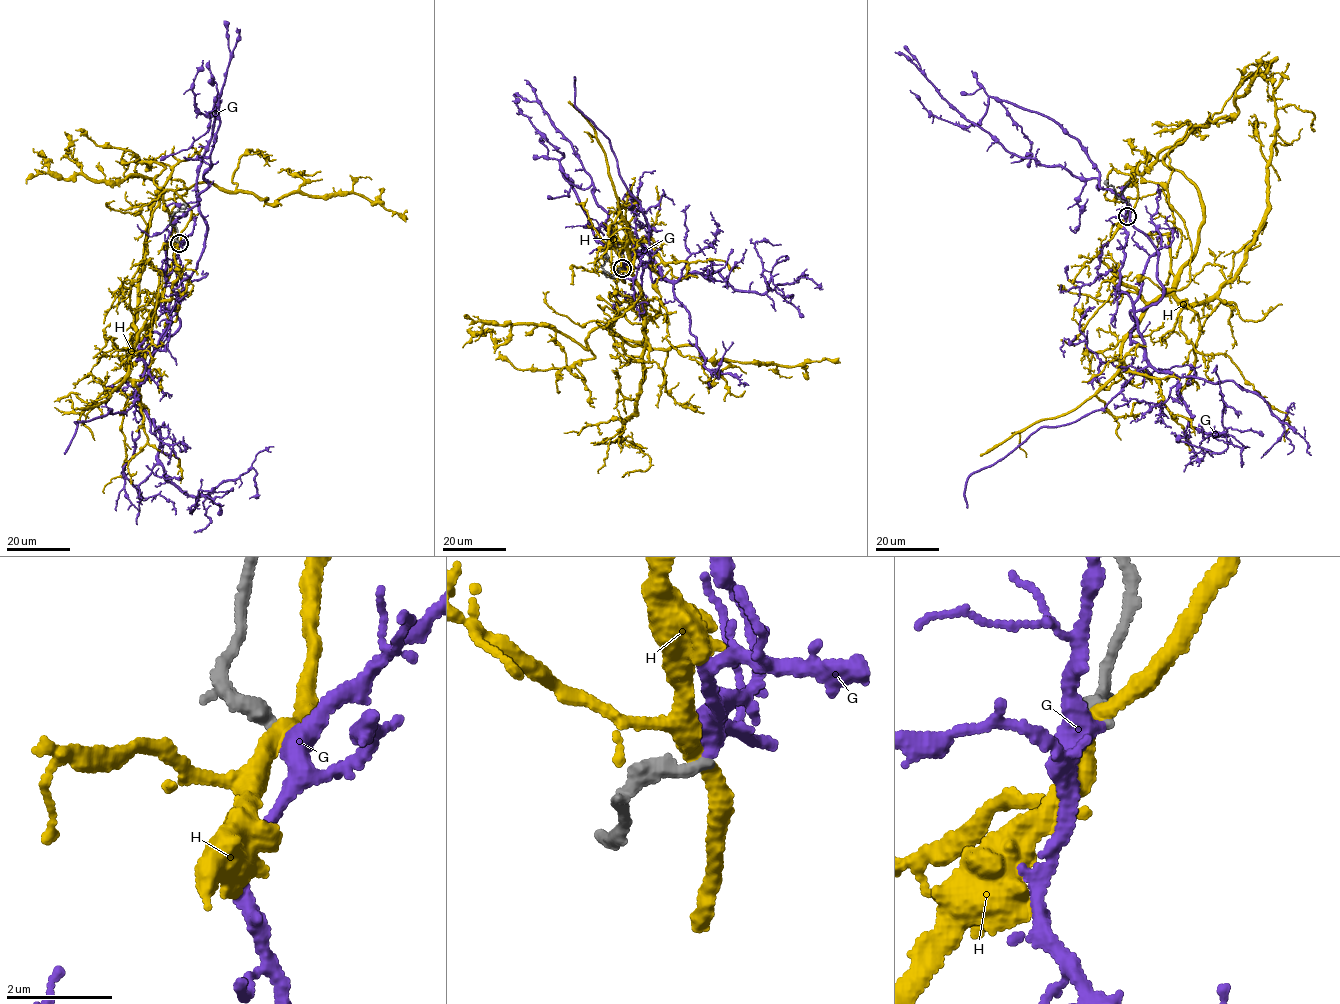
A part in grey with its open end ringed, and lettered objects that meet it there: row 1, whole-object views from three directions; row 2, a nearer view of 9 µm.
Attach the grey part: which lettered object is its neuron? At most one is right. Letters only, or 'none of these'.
G

